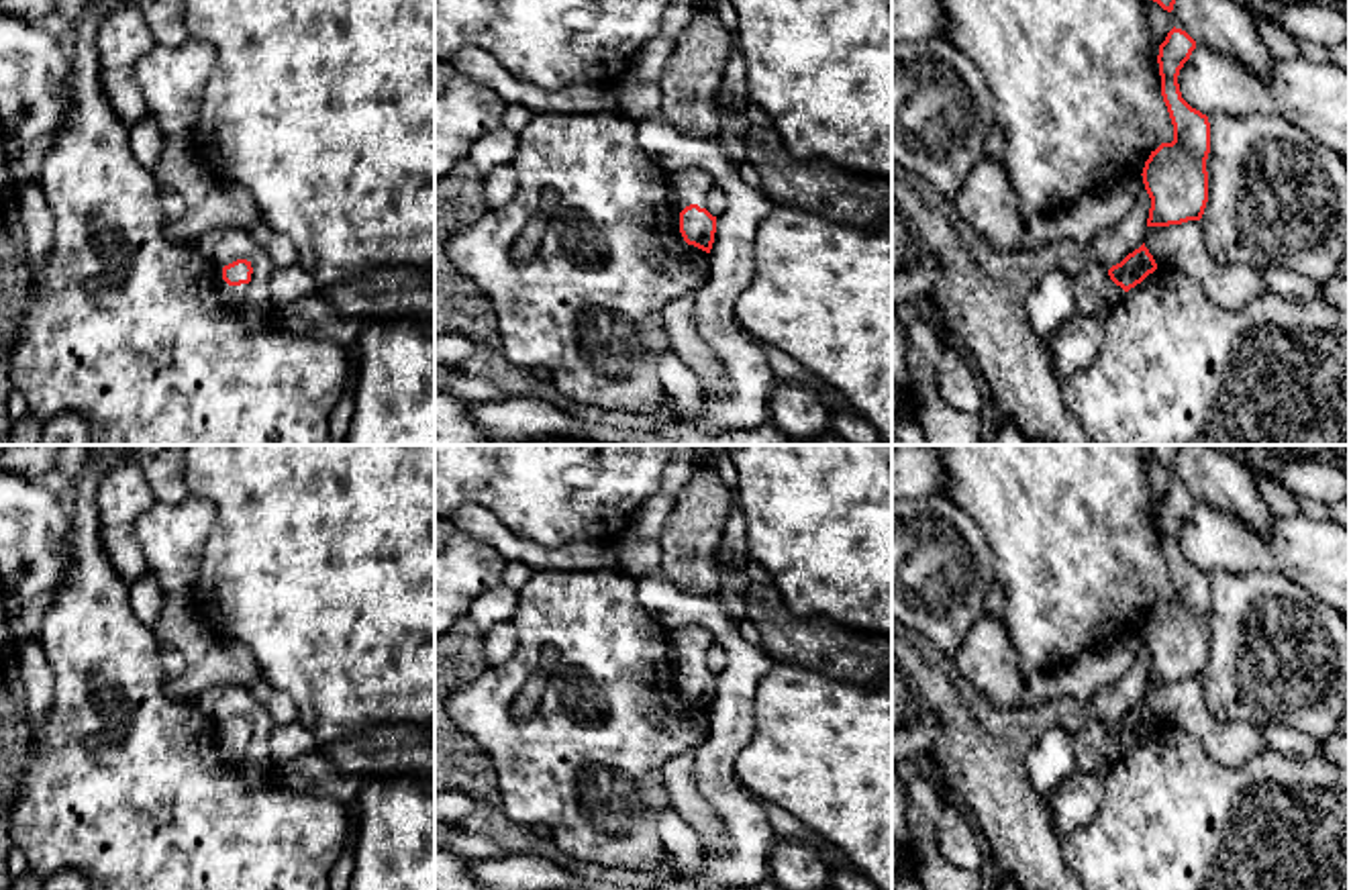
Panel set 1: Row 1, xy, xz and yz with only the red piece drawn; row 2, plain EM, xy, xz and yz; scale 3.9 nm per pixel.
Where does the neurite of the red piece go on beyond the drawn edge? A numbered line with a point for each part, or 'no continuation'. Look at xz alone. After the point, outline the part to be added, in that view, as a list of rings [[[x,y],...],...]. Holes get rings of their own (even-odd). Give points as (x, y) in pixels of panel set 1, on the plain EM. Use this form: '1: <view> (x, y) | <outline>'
1: xz (688, 644) | [[[690,623],[686,627],[667,629],[667,641],[676,668],[676,682],[680,686],[680,670],[686,663],[698,661],[700,665],[706,665],[706,651],[714,643],[714,637],[708,629]]]

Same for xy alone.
1: xy (231, 752) | [[[216,725],[216,741],[218,741],[220,753],[222,753],[227,763],[237,765],[247,755],[249,741],[229,743],[222,737],[222,725]]]

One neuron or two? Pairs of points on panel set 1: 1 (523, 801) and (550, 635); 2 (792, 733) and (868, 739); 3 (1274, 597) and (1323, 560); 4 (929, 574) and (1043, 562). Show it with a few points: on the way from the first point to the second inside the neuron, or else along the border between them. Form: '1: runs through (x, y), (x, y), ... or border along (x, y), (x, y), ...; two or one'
1: runs through (523, 758), (501, 731), (501, 686), (515, 672); one
2: runs through (811, 733), (817, 739), (850, 739); one
3: border along (1247, 570), (1280, 572), (1327, 605); two
4: border along (976, 523), (990, 550), (996, 580); two

